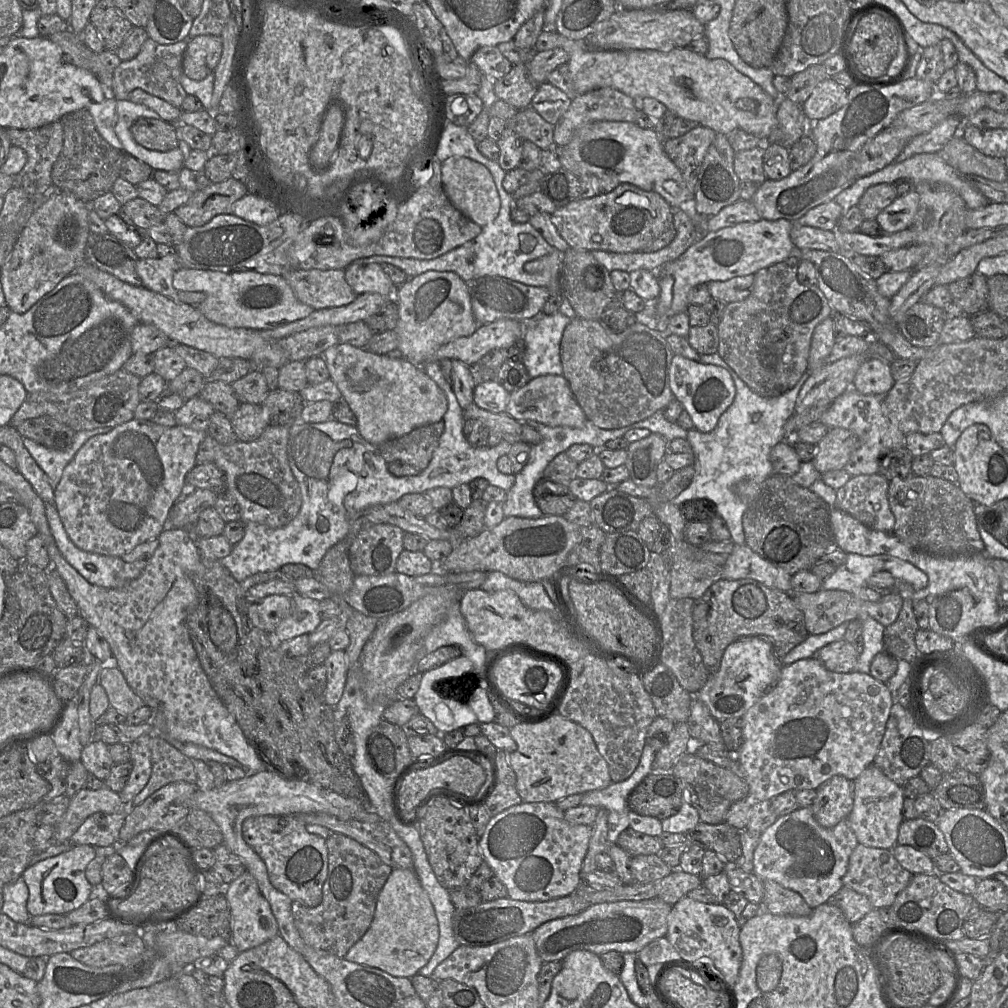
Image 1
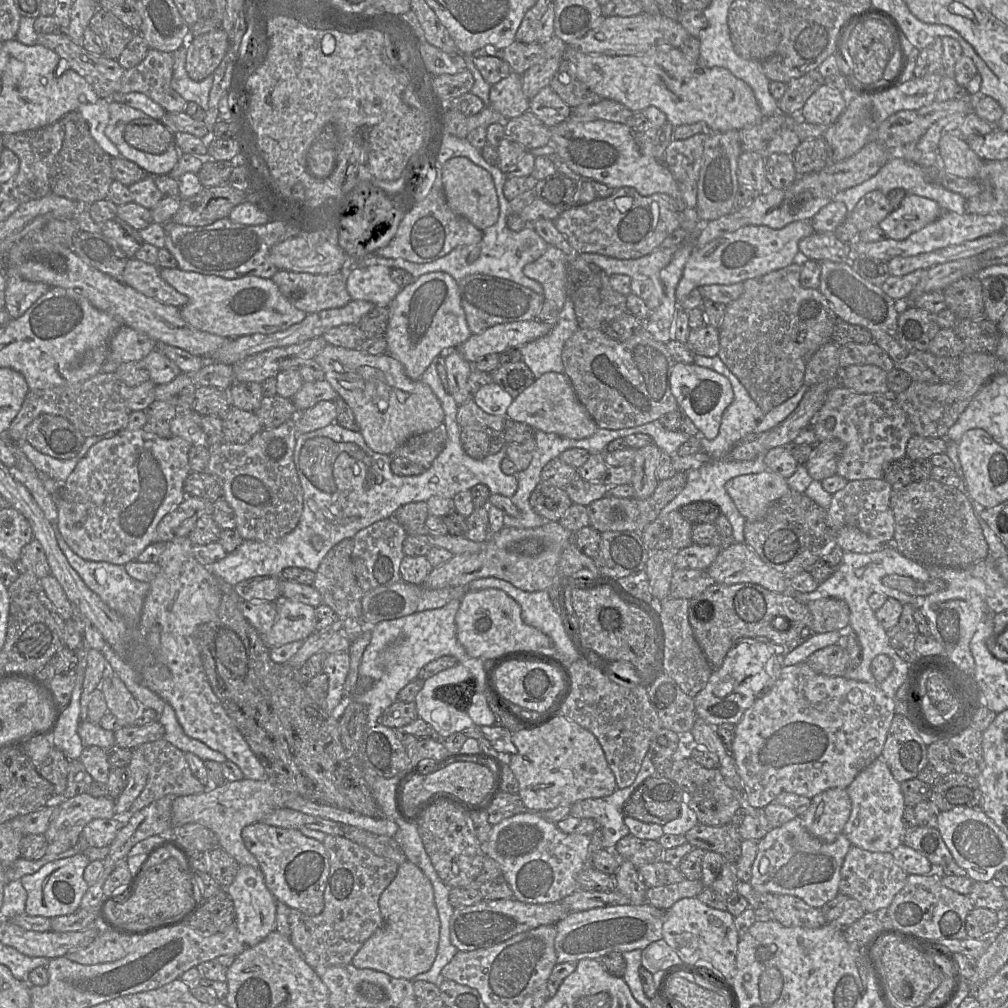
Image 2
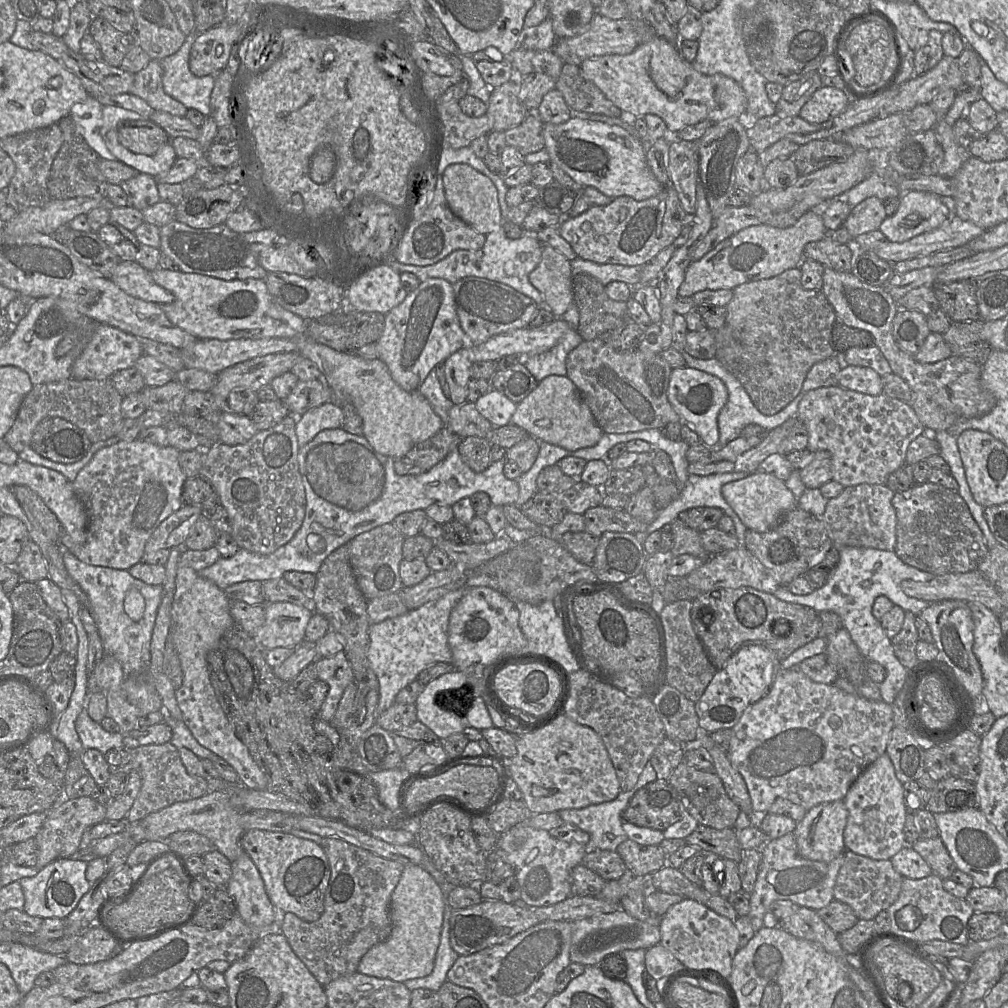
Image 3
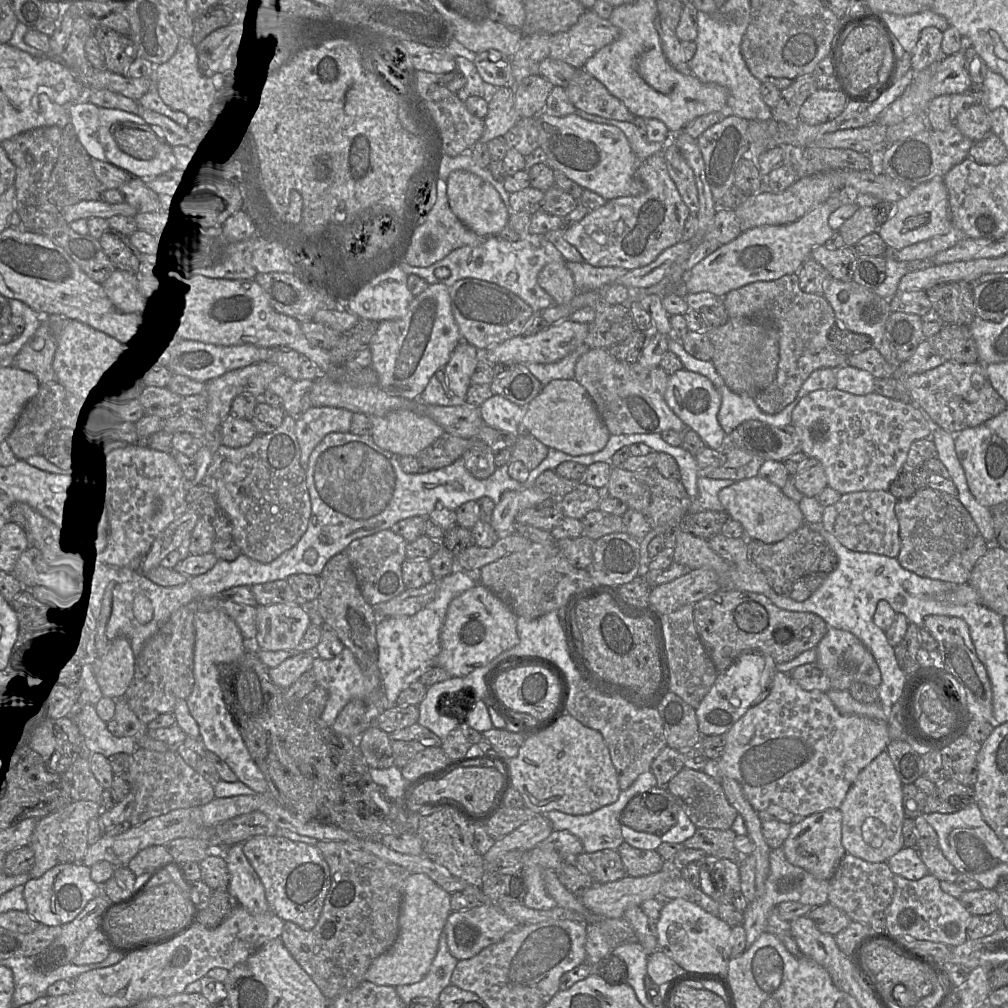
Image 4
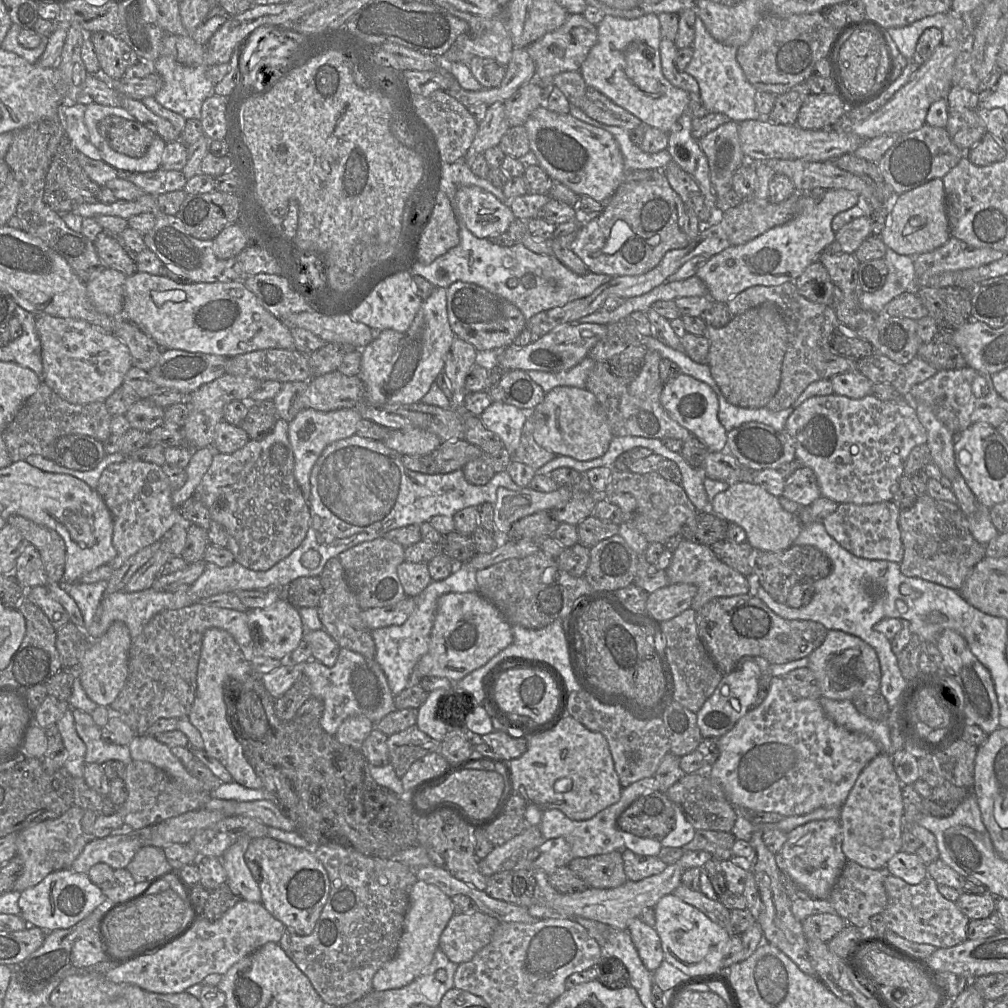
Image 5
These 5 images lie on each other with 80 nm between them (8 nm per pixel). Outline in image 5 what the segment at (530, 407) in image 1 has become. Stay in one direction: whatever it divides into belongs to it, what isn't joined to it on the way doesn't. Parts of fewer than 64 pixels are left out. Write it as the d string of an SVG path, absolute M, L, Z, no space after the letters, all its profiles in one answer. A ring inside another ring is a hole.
M555 387L532 411L535 416L535 442L556 456L568 456L579 461L593 460L606 453L614 437L604 409L586 388Z

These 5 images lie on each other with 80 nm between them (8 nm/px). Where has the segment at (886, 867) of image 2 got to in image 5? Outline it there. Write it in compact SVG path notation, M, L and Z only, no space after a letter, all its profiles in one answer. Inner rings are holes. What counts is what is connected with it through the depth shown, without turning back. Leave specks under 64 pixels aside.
M847 861L845 866L833 887L828 900L848 924L851 924L860 930L868 930L870 918L882 913L887 904L887 894L884 887L884 878L888 875L885 868L869 869L860 866L853 861Z

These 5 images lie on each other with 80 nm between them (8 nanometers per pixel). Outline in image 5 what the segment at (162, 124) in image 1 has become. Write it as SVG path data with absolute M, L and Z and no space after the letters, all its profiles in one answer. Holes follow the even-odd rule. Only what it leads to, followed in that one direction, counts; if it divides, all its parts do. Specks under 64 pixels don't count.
M114 115L103 118L98 131L114 151L134 159L143 157L155 138L155 133L140 121Z

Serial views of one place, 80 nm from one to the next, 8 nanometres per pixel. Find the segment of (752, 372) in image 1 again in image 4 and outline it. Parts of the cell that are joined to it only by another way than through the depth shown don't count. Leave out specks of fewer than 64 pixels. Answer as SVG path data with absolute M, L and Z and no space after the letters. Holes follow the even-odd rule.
M797 273L732 290L723 298L723 305L730 318L758 319L778 329L779 362L776 377L753 398L759 409L766 414L778 414L791 404L815 370L838 369L846 364L847 357L834 351L828 342L829 331L837 323L833 308L823 295L803 292Z

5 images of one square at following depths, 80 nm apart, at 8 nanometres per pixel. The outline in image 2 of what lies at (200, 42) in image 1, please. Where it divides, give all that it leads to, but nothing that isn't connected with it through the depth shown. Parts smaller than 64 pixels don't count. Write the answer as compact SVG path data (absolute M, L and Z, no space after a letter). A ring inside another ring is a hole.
M222 28L194 36L185 62L189 77L194 81L200 81L213 74L227 50L228 35Z

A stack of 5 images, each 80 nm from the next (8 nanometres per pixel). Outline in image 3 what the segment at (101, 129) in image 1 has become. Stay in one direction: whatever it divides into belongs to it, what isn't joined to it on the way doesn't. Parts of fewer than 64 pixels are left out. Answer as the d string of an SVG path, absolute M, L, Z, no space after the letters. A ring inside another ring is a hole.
M89 96L85 101L75 103L69 115L78 125L86 142L101 158L115 160L115 156L109 151L100 134L103 123L102 108L96 98Z

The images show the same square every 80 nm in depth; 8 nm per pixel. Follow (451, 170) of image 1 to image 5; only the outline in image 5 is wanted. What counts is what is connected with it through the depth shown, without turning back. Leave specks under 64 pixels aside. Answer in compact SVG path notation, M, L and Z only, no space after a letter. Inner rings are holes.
M462 186L455 195L454 213L460 215L470 232L477 238L489 238L508 231L515 216L509 203L501 202L492 193L478 186Z

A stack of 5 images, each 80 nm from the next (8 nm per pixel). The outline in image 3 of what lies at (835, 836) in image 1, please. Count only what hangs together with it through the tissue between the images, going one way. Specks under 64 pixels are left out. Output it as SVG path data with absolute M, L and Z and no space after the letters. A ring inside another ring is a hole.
M788 833L782 837L767 840L761 848L761 862L754 889L750 894L750 910L747 914L754 933L764 926L764 916L777 900L793 903L813 910L819 910L834 900L833 890L844 853L829 862L814 861L802 857L797 851L795 836Z

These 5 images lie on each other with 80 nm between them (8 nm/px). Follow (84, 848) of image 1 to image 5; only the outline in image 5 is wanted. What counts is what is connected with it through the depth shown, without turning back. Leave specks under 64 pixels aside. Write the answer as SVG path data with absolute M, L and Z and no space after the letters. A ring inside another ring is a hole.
M64 869L50 873L36 886L20 892L18 905L28 925L51 932L74 926L107 900L100 887L90 881L88 874Z

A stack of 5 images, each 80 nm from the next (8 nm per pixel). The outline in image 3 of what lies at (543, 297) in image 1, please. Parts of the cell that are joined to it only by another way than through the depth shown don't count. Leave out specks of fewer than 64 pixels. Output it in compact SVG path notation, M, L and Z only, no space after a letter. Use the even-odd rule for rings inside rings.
M475 276L462 278L453 284L453 292L460 325L466 334L467 345L470 346L480 345L496 335L529 326L530 321L535 317L539 309L539 306L526 295L508 285L486 278Z

